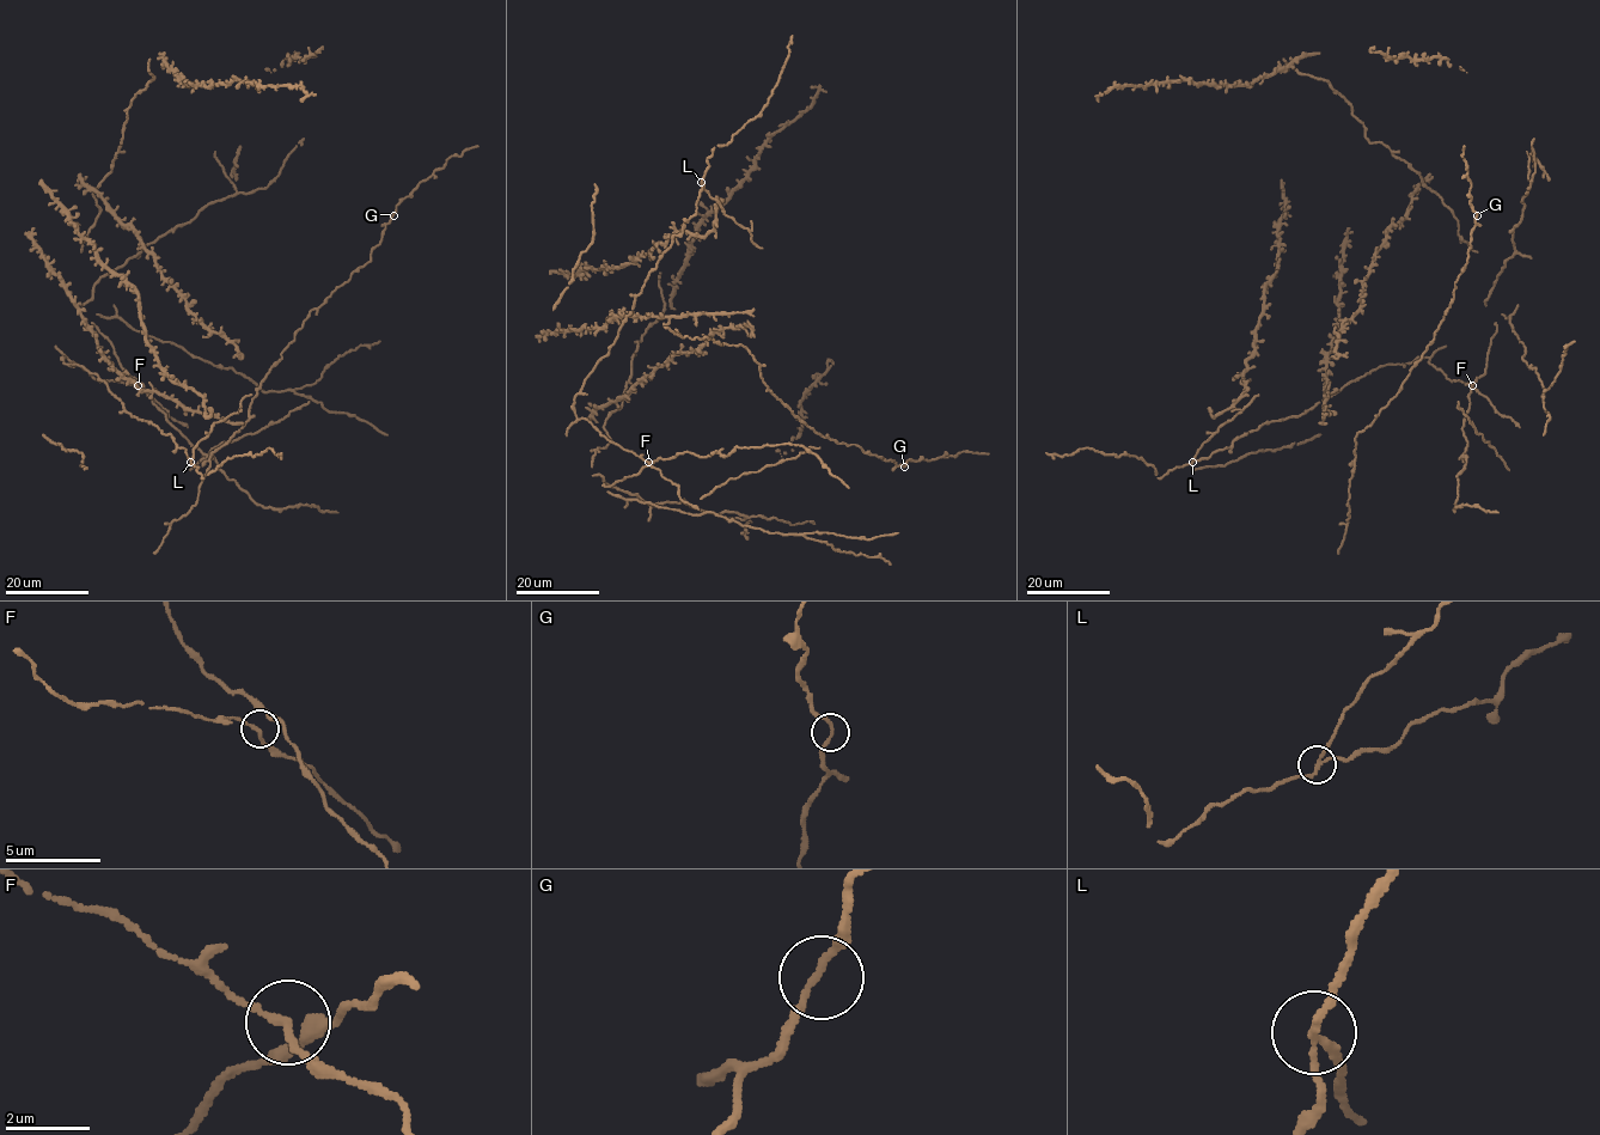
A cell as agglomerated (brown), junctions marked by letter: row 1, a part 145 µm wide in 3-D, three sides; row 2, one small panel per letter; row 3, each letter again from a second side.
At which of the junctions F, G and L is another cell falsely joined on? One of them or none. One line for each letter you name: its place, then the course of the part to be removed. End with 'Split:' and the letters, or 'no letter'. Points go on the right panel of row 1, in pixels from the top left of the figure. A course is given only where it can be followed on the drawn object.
L: at (1192, 462); foreign part runs (1192, 461), (1198, 449), (1225, 422), (1258, 395)
Split: L

